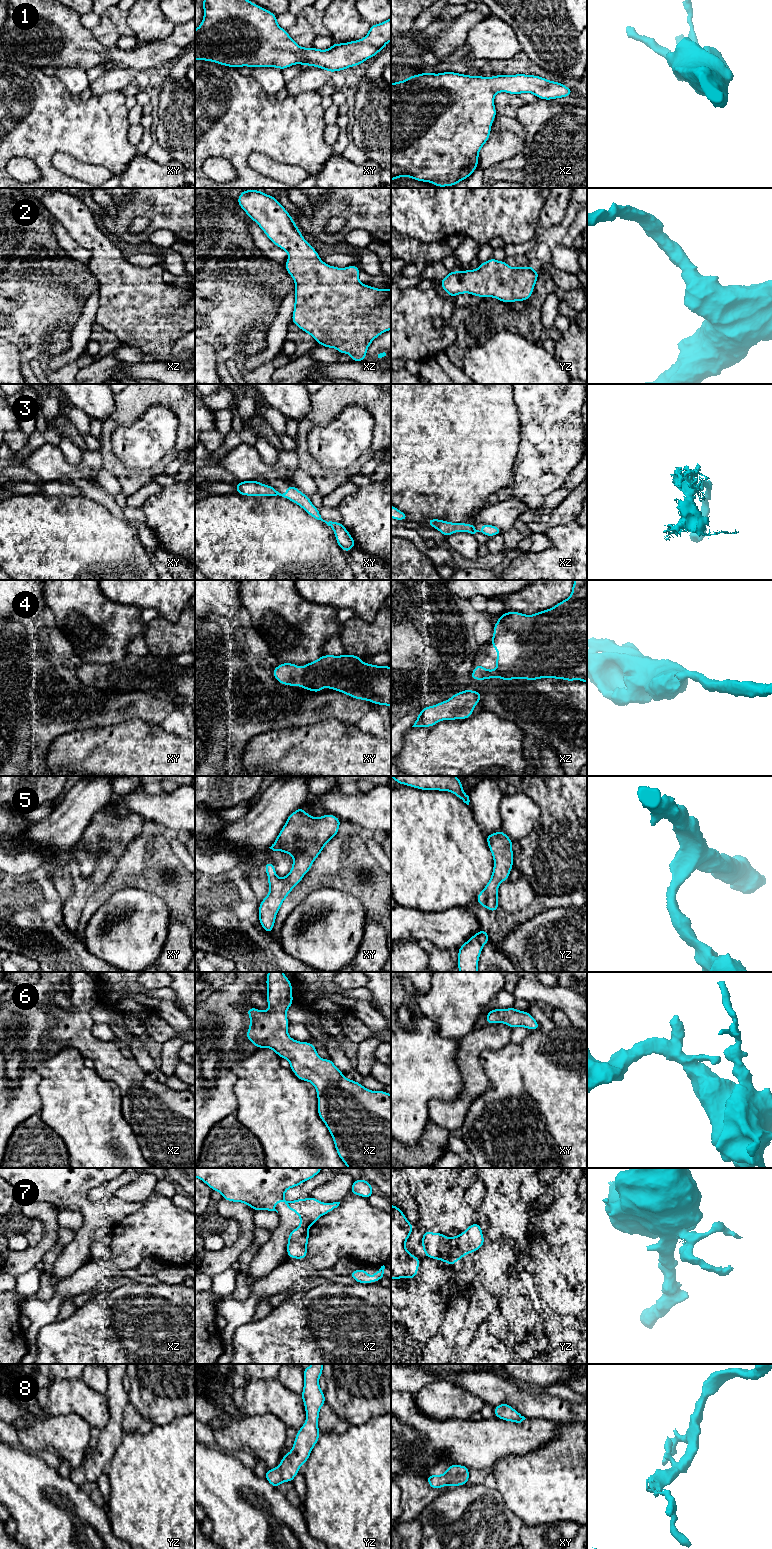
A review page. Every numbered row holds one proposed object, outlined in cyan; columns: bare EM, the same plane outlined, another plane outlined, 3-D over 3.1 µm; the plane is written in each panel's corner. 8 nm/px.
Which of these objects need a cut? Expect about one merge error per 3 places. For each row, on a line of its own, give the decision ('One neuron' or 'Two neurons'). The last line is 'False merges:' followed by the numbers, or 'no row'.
1: One neuron
2: One neuron
3: Two neurons
4: One neuron
5: One neuron
6: One neuron
7: Two neurons
8: One neuron
False merges: 3, 7

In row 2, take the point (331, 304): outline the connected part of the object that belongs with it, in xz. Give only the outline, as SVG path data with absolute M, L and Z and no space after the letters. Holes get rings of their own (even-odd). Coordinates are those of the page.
M242 190L237 202L269 240L289 255L284 265L295 281L292 323L311 335L318 345L336 348L340 354L349 353L352 361L365 360L372 341L391 330L391 289L361 283L357 265L338 268L324 263L275 197L260 190Z

